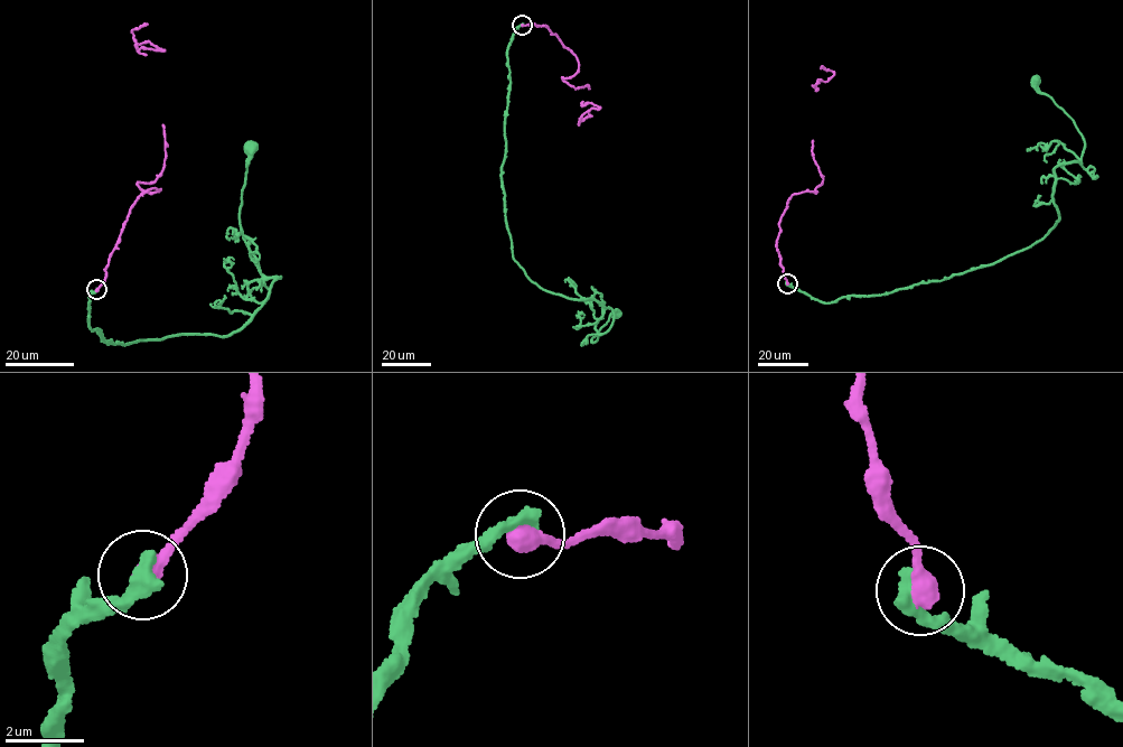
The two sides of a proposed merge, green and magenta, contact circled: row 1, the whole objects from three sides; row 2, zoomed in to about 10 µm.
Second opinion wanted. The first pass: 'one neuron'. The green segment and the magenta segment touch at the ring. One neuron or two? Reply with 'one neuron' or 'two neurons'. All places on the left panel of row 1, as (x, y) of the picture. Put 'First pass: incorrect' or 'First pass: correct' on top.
First pass: incorrect
two neurons

